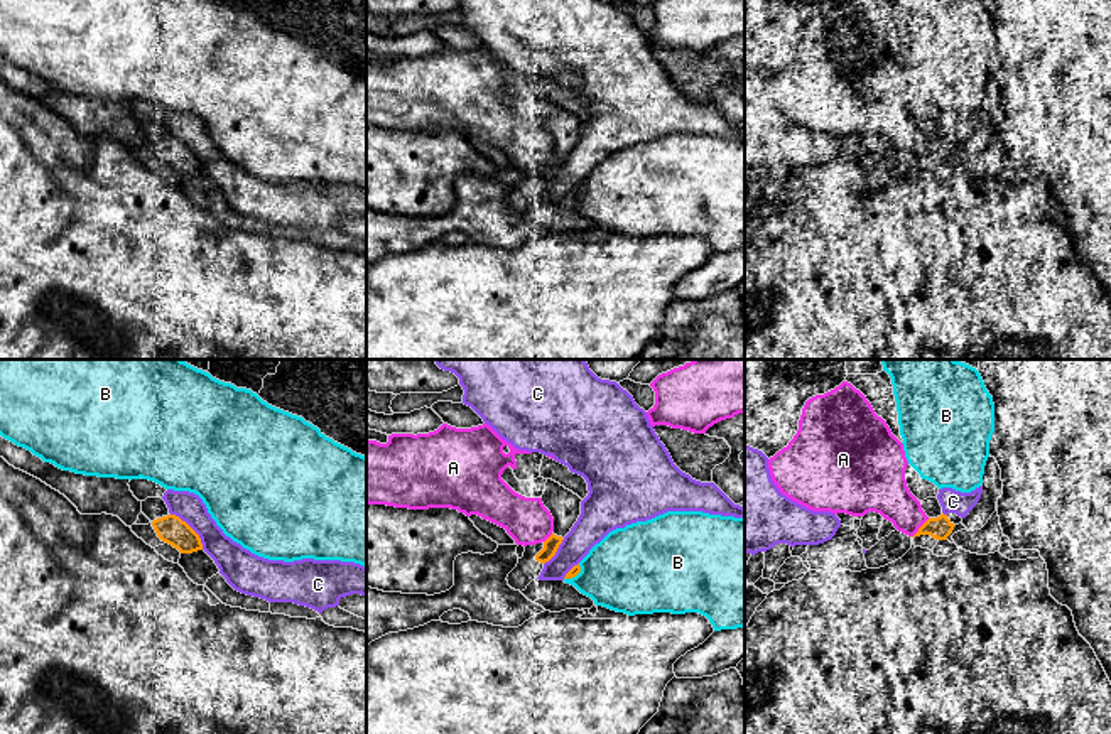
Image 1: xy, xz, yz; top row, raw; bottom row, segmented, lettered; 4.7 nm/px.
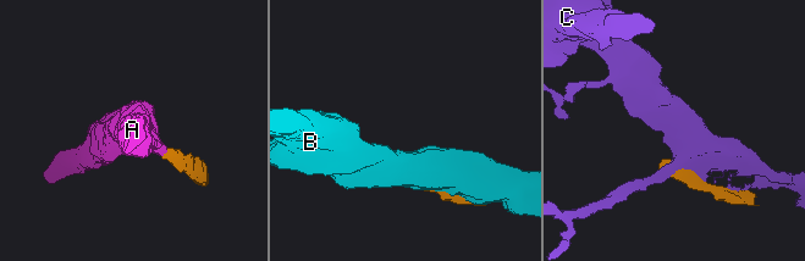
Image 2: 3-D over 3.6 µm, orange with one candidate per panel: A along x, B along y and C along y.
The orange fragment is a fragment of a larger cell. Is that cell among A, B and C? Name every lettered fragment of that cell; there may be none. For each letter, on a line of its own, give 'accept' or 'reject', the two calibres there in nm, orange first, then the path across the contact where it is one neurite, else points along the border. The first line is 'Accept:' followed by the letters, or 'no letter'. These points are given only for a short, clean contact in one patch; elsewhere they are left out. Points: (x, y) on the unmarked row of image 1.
Accept: A
A: accept | 110/220 nm
B: reject | 50/380 nm
C: reject | 140/160 nm

